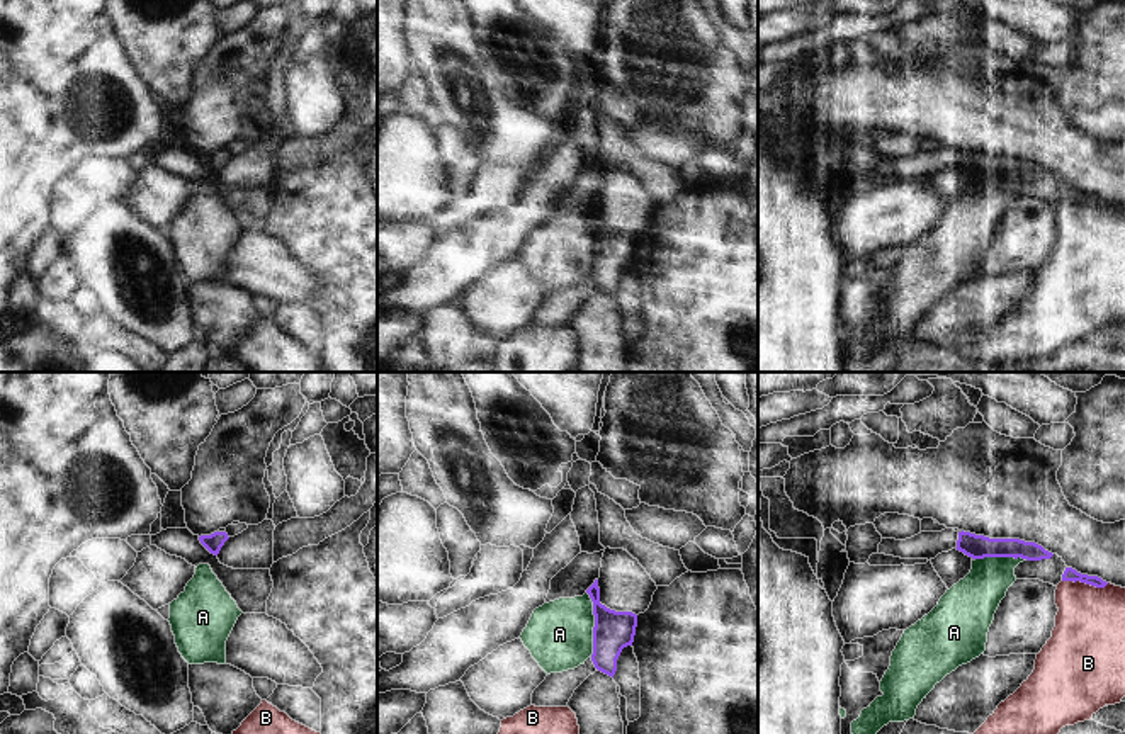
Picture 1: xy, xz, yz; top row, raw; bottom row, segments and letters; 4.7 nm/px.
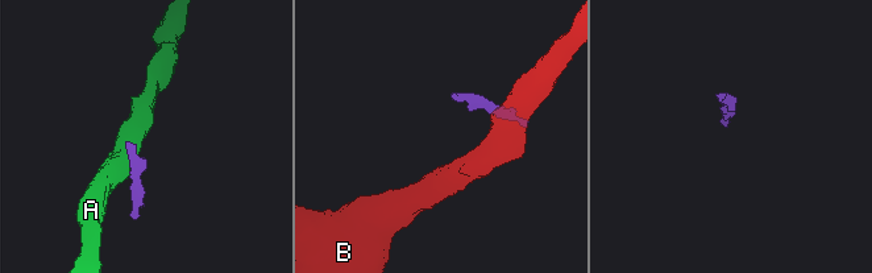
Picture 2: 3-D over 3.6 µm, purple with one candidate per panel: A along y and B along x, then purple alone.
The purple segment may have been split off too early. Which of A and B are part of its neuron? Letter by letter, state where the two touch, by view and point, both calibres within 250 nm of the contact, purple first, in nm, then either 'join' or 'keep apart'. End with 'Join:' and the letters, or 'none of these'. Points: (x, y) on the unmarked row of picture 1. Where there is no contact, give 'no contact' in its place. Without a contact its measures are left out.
A: xz (595, 243) | 190/320 nm | keep apart
B: yz (1086, 203) | 60/340 nm | keep apart
Join: none of these

